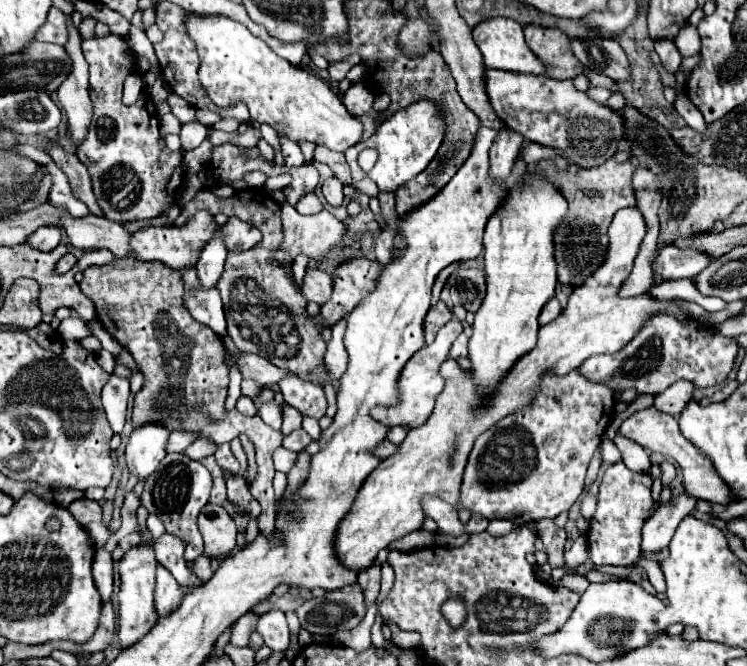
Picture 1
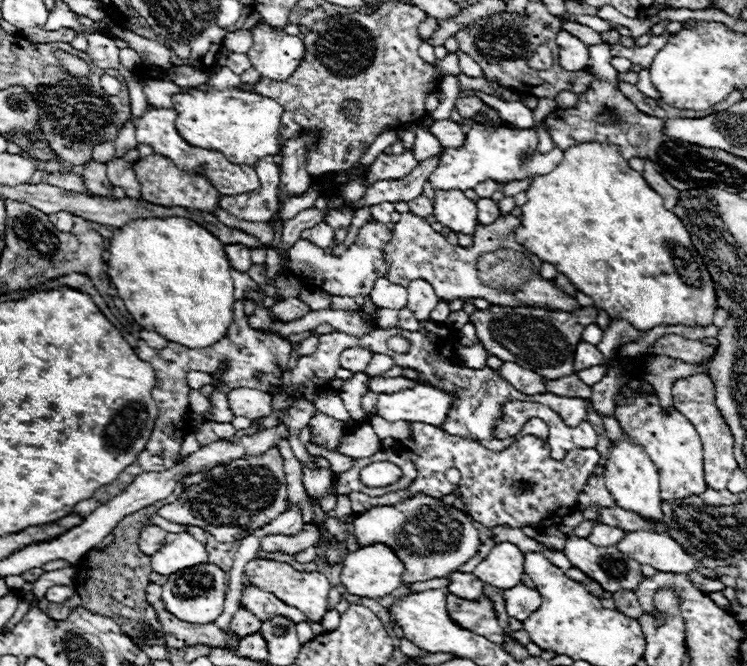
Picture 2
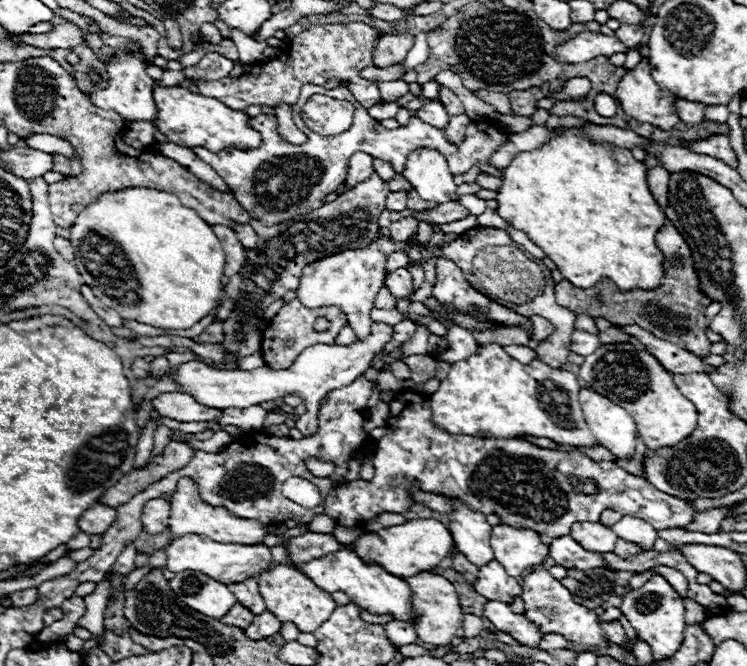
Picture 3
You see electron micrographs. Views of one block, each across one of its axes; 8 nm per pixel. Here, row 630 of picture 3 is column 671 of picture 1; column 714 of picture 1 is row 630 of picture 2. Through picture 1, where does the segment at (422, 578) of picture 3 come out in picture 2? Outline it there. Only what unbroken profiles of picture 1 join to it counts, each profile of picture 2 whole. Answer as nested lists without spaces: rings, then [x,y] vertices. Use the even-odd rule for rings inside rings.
[[[448,594],[448,604],[450,616],[454,616],[458,624],[470,628],[470,632],[486,636],[488,640],[494,640],[496,644],[504,642],[504,630],[498,624],[494,602],[486,594],[482,594],[478,600],[464,600],[454,594]]]

